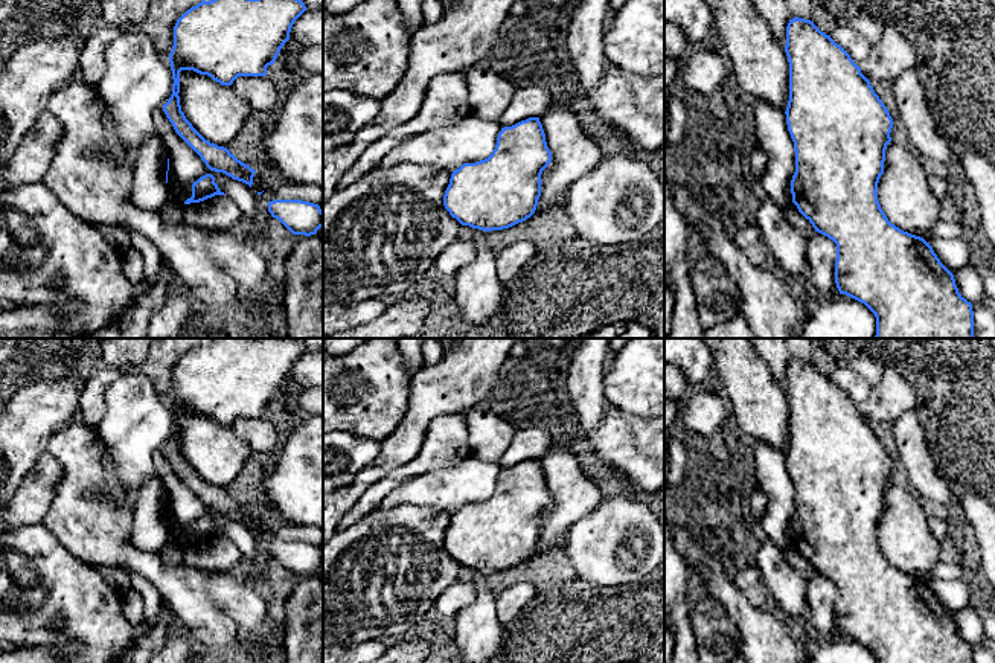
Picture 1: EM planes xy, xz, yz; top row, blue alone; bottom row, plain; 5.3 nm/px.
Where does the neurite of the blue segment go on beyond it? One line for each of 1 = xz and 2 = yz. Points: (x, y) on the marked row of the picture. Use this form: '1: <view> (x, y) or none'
1: none
2: none

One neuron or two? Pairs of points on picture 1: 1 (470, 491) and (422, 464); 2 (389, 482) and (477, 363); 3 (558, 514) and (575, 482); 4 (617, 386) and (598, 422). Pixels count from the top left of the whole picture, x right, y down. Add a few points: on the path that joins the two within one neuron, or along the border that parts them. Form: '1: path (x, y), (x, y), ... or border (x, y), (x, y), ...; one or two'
1: border (465, 459), (430, 468), (399, 486); two
2: border (460, 412), (436, 416), (419, 450); two
3: path (566, 506), (573, 497), (573, 490); one
4: border (604, 374), (604, 395), (616, 406), (642, 418); two

